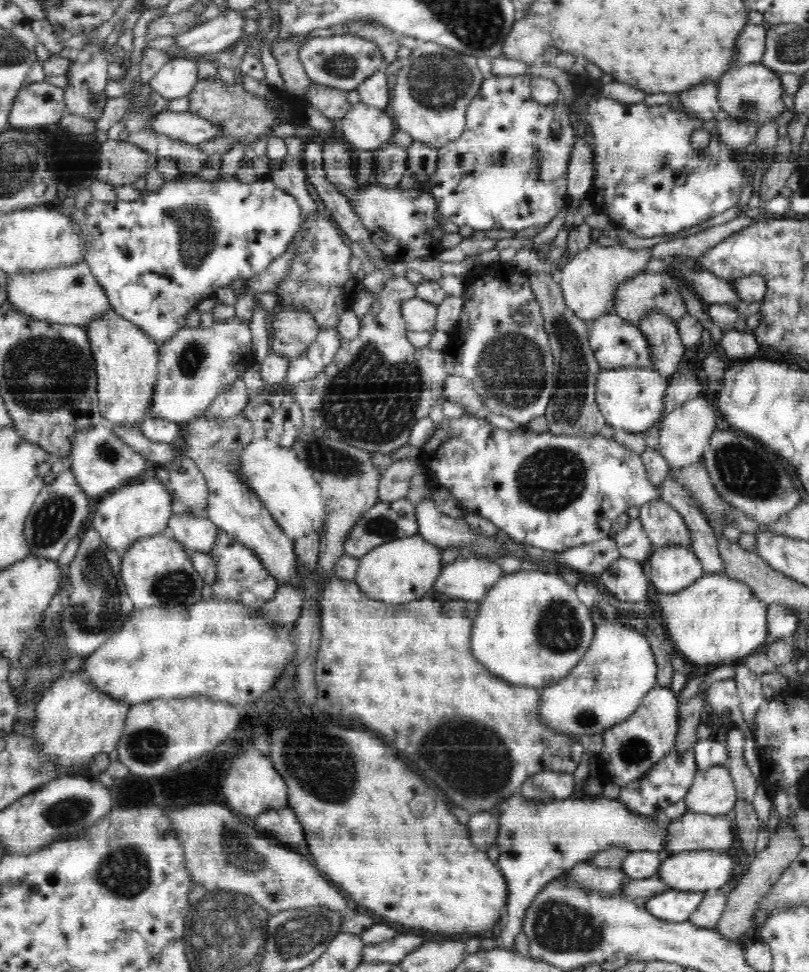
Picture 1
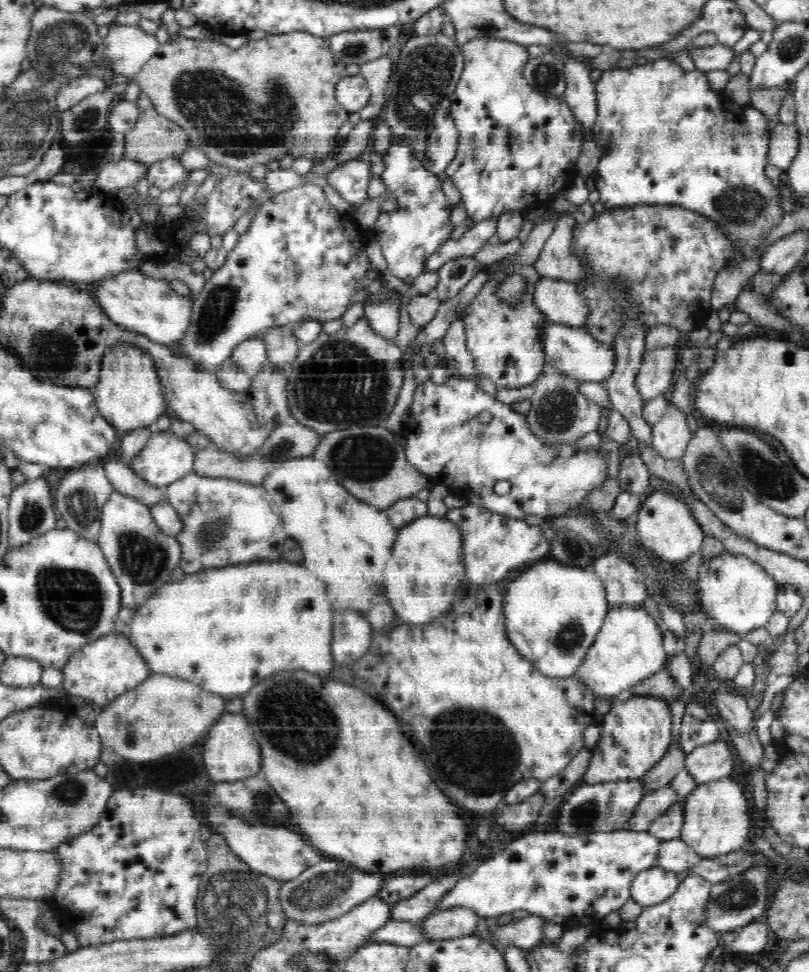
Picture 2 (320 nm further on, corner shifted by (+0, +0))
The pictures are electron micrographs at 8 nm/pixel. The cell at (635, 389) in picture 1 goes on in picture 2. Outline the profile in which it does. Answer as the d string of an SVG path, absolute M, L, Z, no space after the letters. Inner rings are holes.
M550 320L541 326L539 343L545 352L546 372L548 375L558 372L582 382L604 384L613 375L616 360L614 348L602 344L582 327L562 326Z

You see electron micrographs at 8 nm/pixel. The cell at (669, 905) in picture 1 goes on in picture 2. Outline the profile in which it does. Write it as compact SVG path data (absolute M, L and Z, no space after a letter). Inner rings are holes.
M656 864L639 872L631 882L631 899L638 901L643 908L664 903L677 890L679 880L677 873Z

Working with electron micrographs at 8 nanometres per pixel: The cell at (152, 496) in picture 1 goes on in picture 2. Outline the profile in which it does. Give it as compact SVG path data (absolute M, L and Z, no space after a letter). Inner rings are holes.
M153 427L146 447L127 464L138 478L163 489L193 471L197 452L190 442L177 438L170 430L158 432Z

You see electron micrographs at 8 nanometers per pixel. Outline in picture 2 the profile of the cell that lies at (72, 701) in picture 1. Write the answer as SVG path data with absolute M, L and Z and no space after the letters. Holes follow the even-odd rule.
M113 632L81 646L67 660L62 672L61 688L70 699L80 698L83 702L94 702L98 706L107 707L151 675L150 667L143 662L142 655L134 648L134 643L130 643L124 633Z

